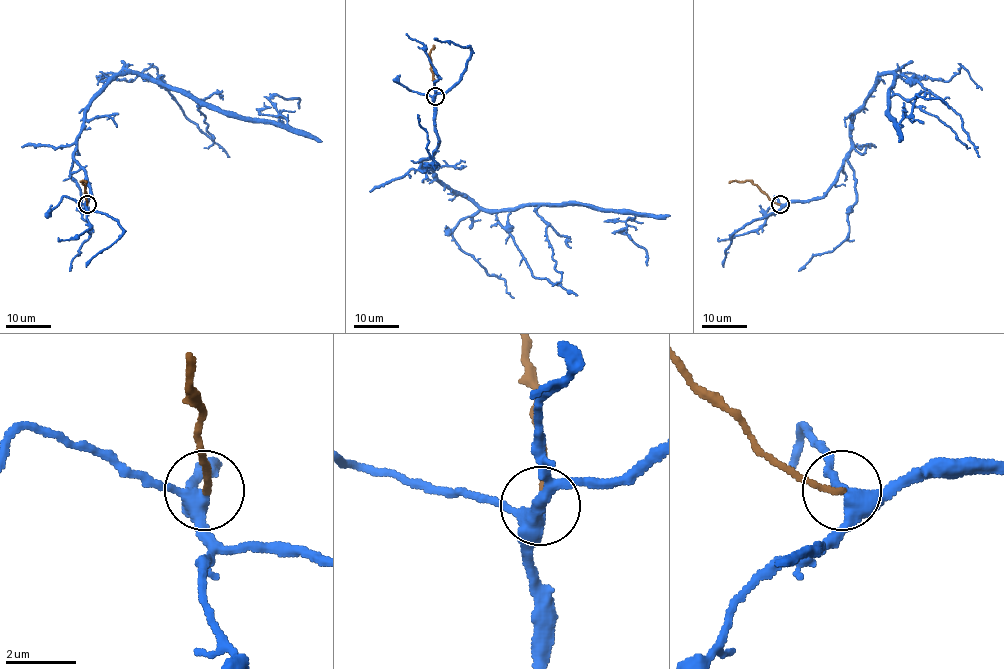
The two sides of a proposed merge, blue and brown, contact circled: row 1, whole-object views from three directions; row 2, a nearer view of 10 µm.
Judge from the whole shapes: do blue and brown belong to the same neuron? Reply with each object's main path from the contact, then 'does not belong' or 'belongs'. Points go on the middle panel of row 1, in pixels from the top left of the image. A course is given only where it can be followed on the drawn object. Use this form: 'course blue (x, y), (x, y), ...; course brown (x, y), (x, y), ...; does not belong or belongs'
course blue (434, 96), (435, 151), (422, 162), (440, 180), (484, 208), (634, 213), (618, 231), (645, 250), (647, 265); course brown (434, 96), (430, 52), (433, 44); belongs

